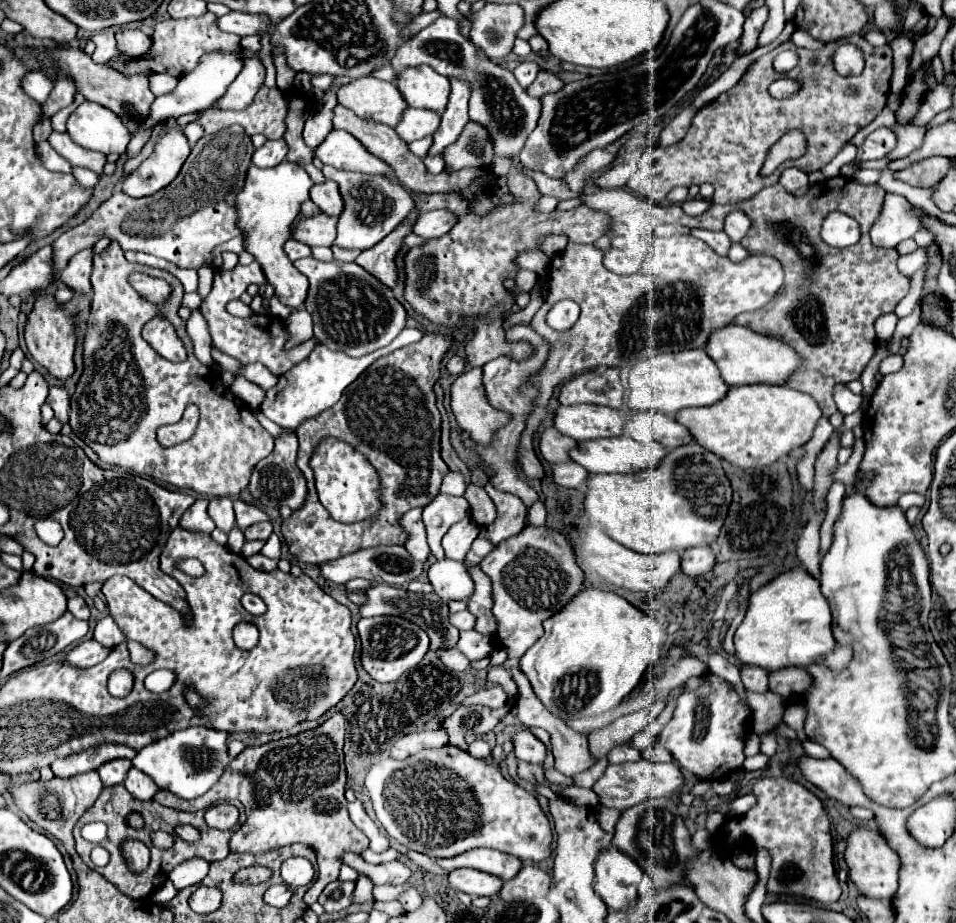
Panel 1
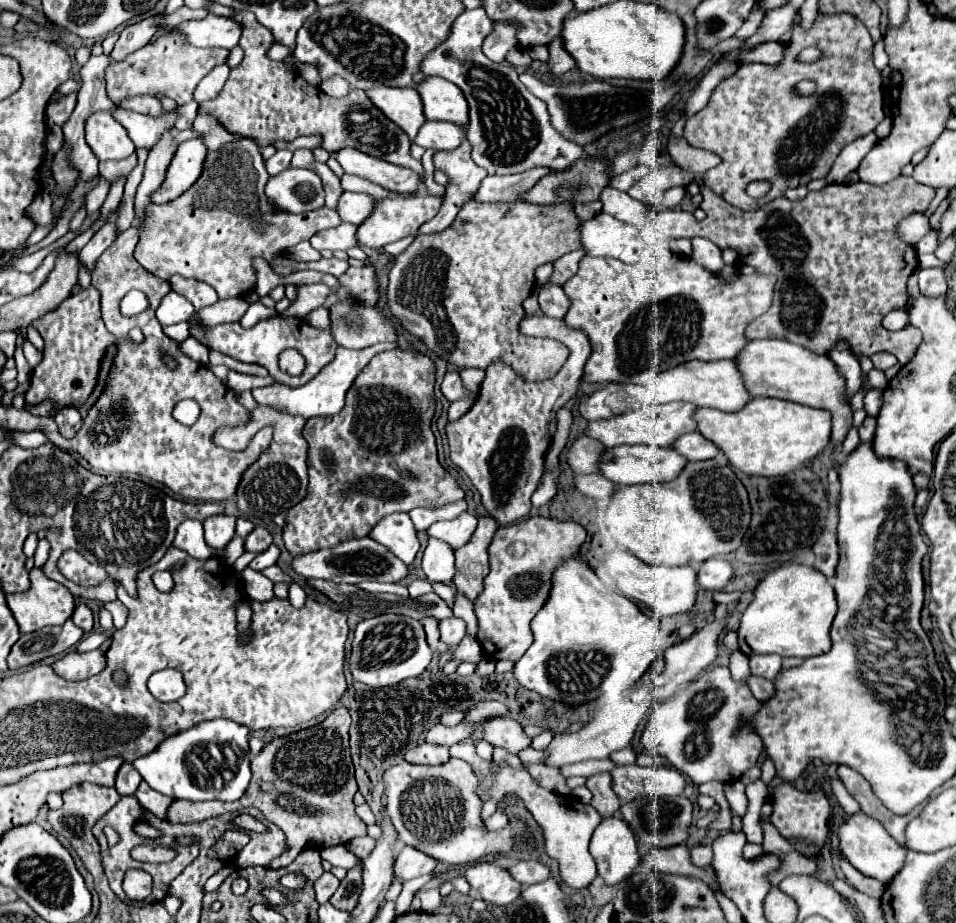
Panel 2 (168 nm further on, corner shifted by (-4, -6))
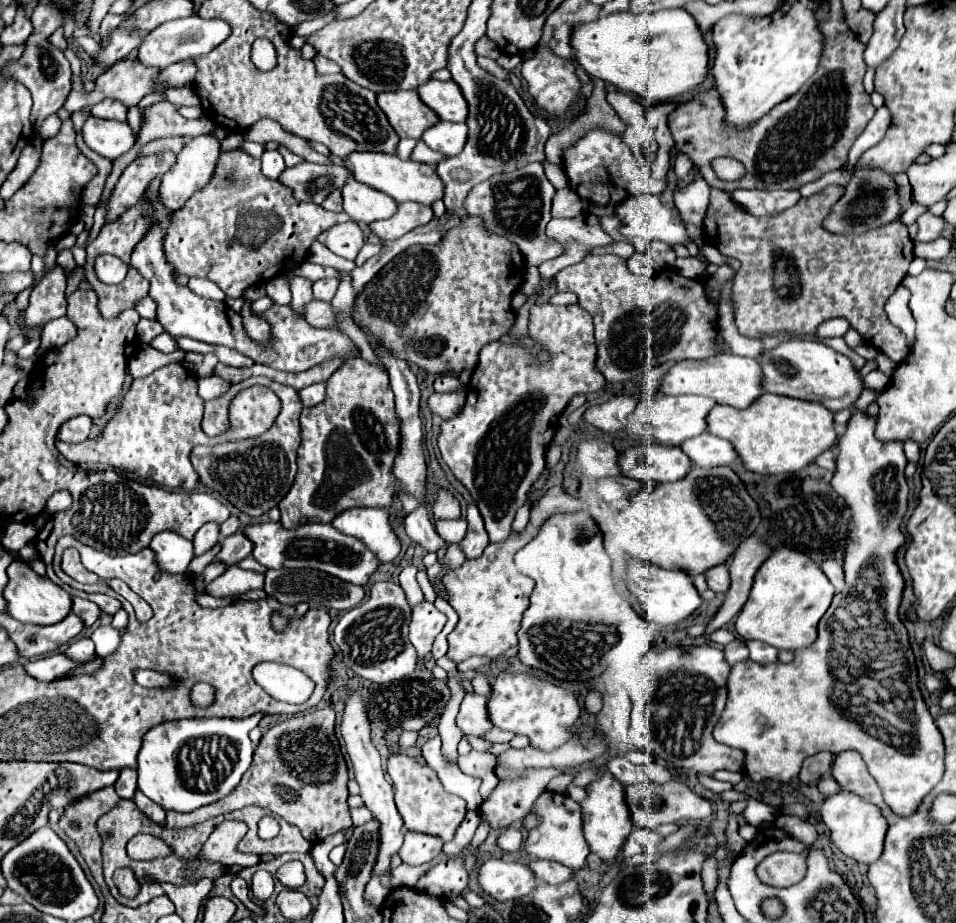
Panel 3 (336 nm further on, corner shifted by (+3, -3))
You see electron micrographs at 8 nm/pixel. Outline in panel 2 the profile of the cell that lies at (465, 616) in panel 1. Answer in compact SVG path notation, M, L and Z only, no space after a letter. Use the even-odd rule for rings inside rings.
M450 617L450 619L440 621L440 637L442 637L444 643L456 647L462 641L464 633L466 633L466 625L464 625L462 619Z

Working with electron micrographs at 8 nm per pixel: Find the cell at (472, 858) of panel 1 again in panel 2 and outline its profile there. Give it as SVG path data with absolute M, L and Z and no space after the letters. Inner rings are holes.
M528 859L528 861L516 861L508 867L510 875L522 885L522 887L528 887L532 883L540 883L544 879L550 877L550 871L548 867L544 867L542 863L534 861L534 859Z

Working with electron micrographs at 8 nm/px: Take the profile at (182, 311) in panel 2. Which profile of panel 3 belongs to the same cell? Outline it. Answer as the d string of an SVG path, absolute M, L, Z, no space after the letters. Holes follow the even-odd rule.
M147 296L147 298L143 298L137 306L135 306L135 310L141 314L141 318L149 318L149 320L155 320L155 310L157 310L157 304Z

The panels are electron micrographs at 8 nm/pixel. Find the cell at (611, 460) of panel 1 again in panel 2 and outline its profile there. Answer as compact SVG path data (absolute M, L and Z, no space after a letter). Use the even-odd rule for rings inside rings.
M618 445L614 449L606 449L602 453L602 461L598 463L600 473L614 481L616 485L634 485L634 483L666 483L672 481L686 465L686 459L682 455L678 455L674 449L670 447L646 447L646 445Z

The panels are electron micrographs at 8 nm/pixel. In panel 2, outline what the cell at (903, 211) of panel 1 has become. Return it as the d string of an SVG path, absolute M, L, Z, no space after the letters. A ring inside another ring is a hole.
M910 213L910 217L904 217L898 223L898 239L906 241L908 245L916 245L928 231L930 223L924 213Z

